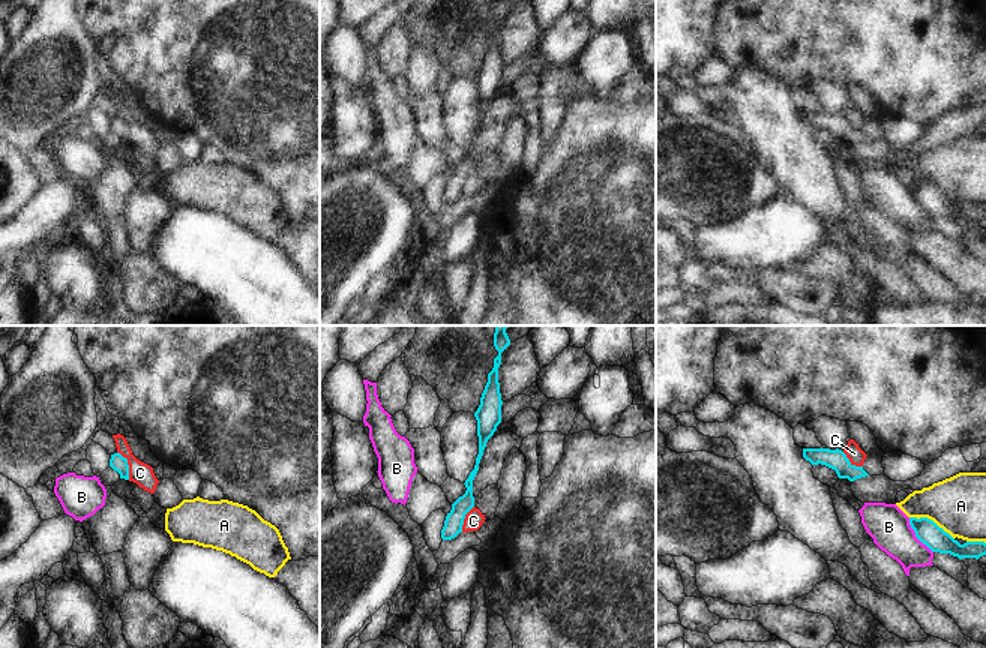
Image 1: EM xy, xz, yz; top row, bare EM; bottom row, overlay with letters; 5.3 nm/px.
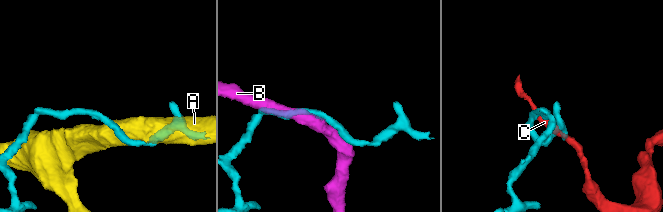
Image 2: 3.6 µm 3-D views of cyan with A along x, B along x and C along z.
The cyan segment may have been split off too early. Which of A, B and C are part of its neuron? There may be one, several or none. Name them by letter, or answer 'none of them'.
none of them

